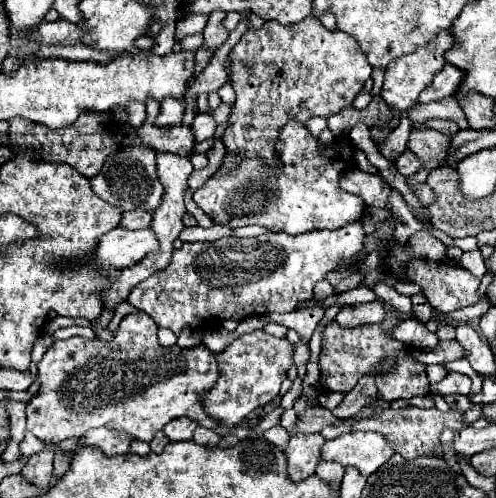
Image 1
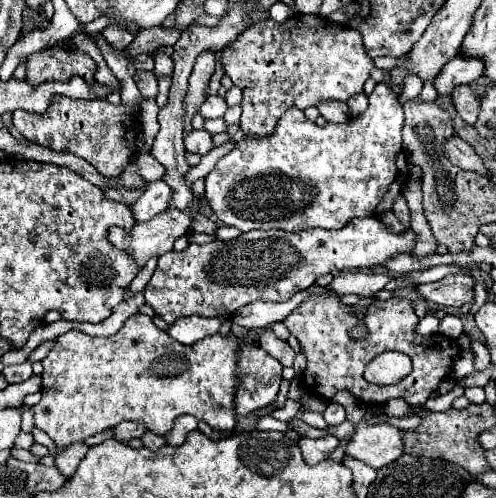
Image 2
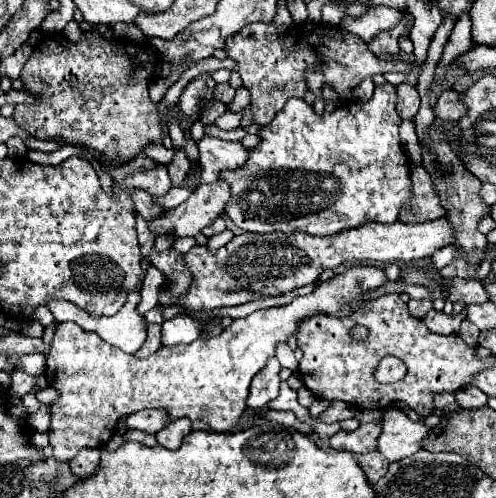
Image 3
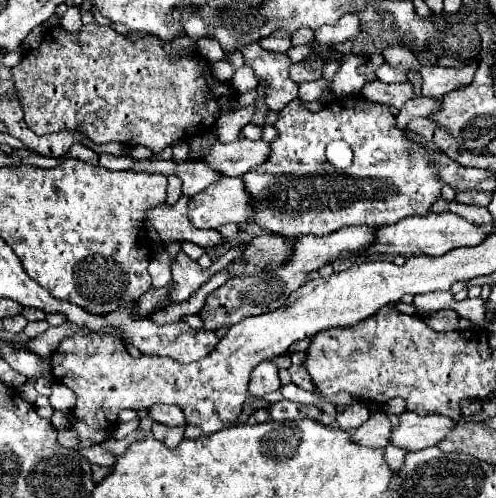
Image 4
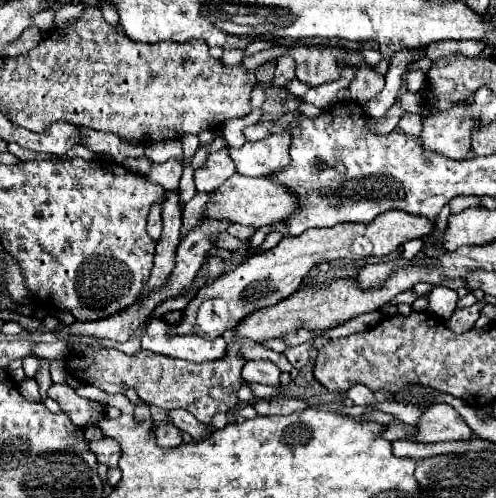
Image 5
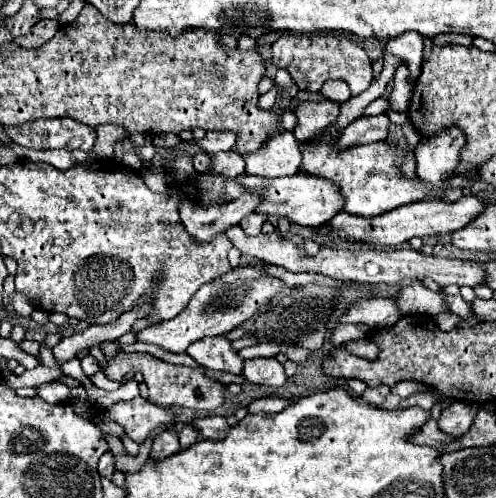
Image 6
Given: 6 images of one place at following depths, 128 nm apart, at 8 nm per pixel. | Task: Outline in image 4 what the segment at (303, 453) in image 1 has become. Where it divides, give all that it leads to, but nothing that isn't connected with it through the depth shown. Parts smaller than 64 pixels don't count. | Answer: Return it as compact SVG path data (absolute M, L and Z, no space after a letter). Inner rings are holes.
M372 412L370 418L350 434L350 440L368 448L384 448L388 442L390 430L392 430L392 424L384 416L384 412Z

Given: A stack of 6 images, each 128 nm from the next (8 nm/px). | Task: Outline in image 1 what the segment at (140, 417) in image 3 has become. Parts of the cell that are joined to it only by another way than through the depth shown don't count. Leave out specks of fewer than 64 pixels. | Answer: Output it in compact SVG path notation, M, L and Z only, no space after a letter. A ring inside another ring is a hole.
M98 428L98 430L86 432L80 438L80 444L84 444L84 446L96 446L106 456L126 454L128 448L130 448L130 440L128 440L128 436L124 436L124 432L112 432L108 428Z

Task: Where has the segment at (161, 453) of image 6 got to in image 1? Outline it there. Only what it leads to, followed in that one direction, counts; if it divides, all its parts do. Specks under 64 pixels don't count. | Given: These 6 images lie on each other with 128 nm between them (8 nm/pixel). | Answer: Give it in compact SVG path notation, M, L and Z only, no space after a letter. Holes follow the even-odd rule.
M172 420L164 426L164 434L172 440L172 442L182 442L182 440L192 440L192 432L194 432L196 424L192 424L192 420Z

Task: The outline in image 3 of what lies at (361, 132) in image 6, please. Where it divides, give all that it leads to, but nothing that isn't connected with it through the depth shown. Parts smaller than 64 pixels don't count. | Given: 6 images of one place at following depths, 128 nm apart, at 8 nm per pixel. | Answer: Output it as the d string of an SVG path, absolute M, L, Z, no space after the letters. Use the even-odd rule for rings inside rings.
M446 90L440 98L438 98L438 102L436 102L436 106L434 106L434 116L438 118L438 120L452 120L452 122L458 122L460 118L464 118L466 116L466 106L464 106L464 102L460 100L460 94L456 92L456 90Z

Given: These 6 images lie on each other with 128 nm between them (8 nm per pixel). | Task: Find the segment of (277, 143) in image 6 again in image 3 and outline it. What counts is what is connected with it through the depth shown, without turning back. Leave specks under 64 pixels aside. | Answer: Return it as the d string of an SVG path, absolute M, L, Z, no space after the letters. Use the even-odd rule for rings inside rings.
M204 136L198 142L198 150L198 164L202 166L200 184L212 184L224 168L240 168L248 158L248 150L240 142L224 142L212 136Z

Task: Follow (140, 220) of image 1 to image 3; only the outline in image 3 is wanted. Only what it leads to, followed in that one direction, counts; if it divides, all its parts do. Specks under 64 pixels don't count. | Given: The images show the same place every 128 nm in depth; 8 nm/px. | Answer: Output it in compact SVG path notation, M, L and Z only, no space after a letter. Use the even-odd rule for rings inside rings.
M196 176L196 180L190 184L190 188L186 188L186 186L172 186L164 196L160 196L160 198L154 198L154 204L156 206L162 206L162 208L176 208L178 204L182 204L190 194L192 194L192 190L198 186L198 176Z

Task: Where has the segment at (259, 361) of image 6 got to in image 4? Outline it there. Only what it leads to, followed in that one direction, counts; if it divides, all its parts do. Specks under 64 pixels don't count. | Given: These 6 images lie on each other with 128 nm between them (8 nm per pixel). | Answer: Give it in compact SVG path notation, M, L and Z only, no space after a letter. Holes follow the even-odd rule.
M264 362L258 364L252 370L250 376L250 394L256 398L262 398L268 392L274 392L280 388L280 380L278 380L278 368L272 362Z

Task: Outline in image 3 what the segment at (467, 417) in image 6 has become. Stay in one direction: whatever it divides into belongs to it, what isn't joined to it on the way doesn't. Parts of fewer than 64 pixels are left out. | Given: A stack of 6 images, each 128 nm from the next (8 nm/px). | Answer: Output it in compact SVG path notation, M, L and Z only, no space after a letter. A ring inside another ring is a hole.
M388 408L384 412L382 432L378 436L378 452L388 462L398 462L406 456L412 456L422 448L422 440L428 436L430 428L410 420L404 412Z

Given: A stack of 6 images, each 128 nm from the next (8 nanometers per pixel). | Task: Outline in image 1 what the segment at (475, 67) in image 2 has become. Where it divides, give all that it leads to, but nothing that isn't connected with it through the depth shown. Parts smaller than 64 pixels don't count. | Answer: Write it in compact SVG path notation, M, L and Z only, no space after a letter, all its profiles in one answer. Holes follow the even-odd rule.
M444 64L444 68L434 74L432 82L428 84L428 88L424 88L418 96L418 104L426 104L426 102L434 102L434 100L442 100L450 94L456 92L460 80L462 80L464 72L456 70L452 64Z

